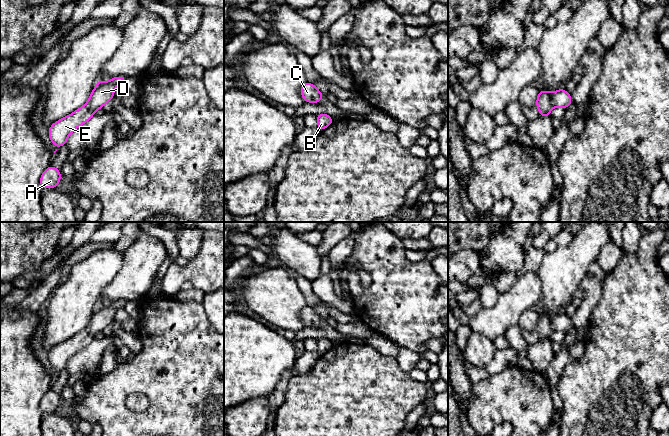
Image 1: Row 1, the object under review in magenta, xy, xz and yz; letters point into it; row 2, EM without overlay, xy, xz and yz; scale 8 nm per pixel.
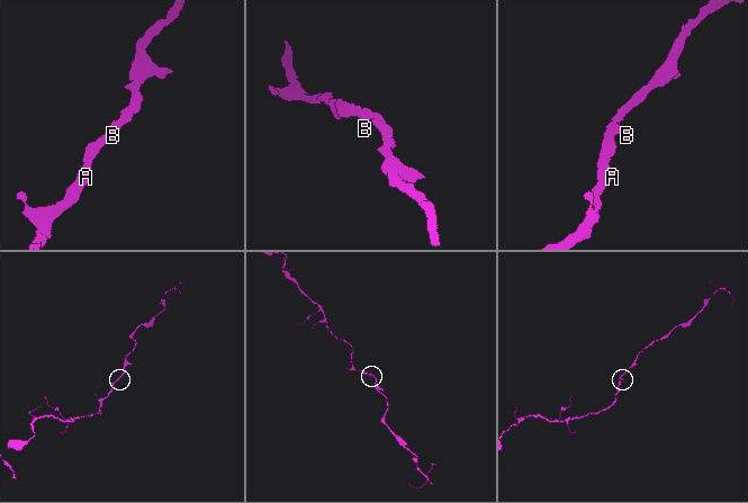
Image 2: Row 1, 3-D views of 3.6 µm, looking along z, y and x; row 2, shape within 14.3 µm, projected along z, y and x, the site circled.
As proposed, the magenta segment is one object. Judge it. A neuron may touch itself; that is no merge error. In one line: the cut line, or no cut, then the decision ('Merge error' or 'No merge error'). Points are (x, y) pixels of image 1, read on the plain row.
No split. No merge error

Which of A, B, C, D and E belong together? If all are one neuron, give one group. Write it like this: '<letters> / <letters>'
A B C D E

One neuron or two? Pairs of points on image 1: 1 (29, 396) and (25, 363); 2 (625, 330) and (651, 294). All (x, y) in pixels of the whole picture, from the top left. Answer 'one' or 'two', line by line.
1: one
2: one

